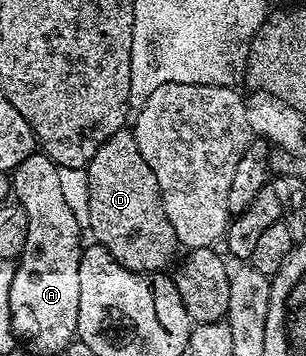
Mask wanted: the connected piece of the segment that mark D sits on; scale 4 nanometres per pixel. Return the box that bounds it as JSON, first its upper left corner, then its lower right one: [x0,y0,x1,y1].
[85,127,180,272]

